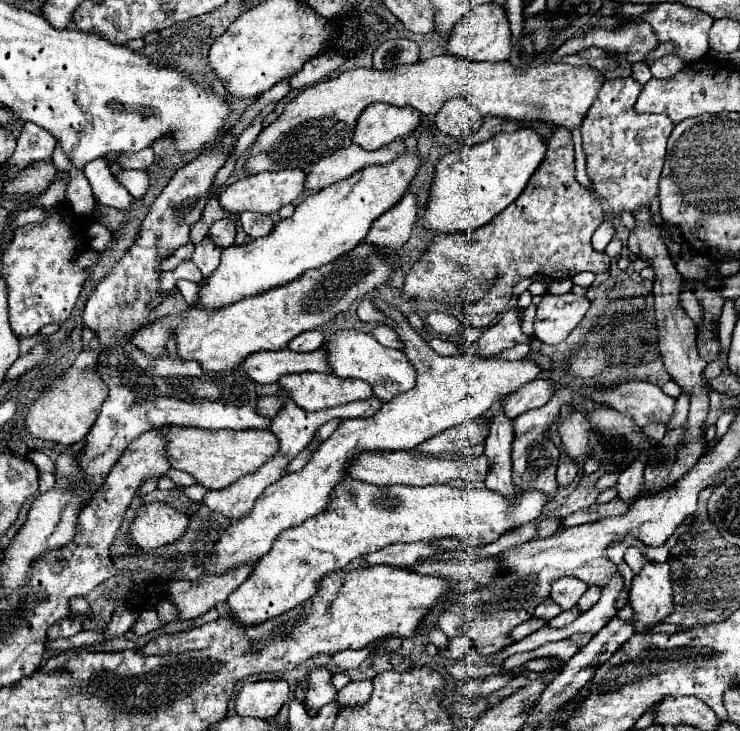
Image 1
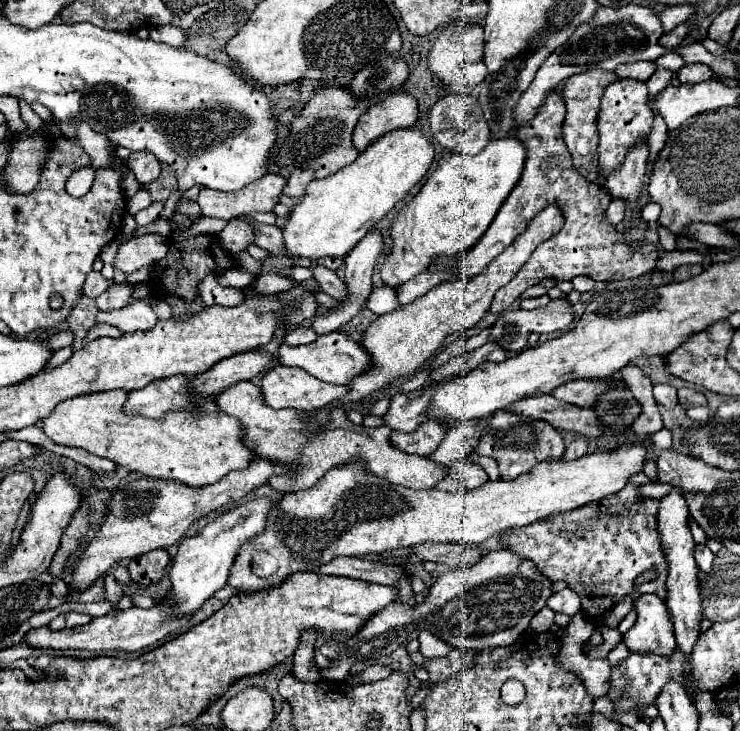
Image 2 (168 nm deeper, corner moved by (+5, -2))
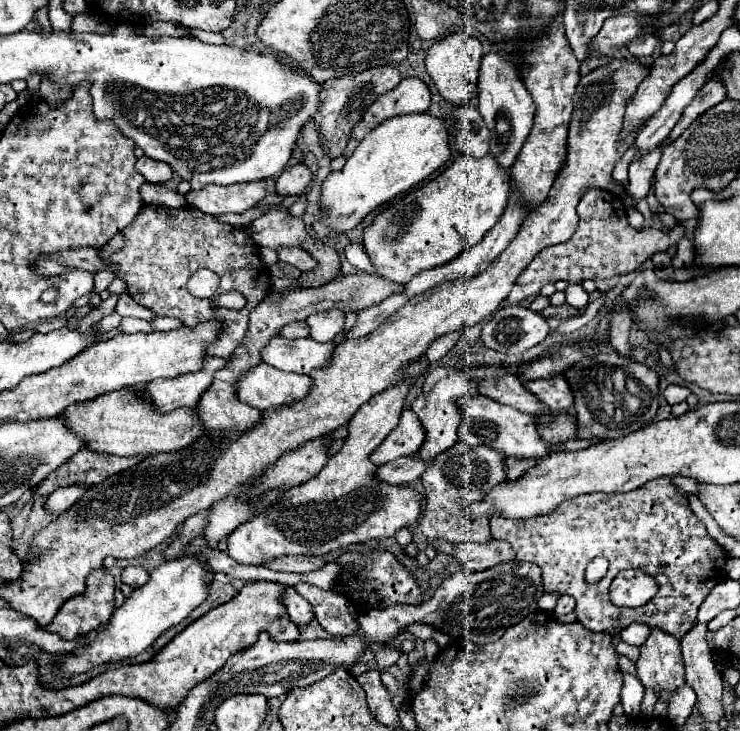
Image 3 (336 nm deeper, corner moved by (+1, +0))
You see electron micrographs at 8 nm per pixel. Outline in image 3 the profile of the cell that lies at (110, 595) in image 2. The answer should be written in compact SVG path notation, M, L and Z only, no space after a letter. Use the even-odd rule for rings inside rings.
M128 566L122 570L122 582L132 588L144 586L146 580L148 580L148 572L144 566Z

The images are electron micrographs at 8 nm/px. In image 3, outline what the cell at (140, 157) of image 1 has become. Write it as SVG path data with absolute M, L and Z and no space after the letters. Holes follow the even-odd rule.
M148 156L138 158L136 170L138 170L148 182L152 182L152 184L162 184L162 182L166 182L166 180L172 178L172 168L170 168L170 164L152 160L152 158L148 158Z

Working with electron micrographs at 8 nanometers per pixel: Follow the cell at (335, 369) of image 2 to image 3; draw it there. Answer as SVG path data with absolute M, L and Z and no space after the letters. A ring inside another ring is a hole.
M272 336L266 348L262 348L262 362L282 370L308 374L310 370L324 368L332 360L334 342L320 344L312 338L286 340L282 336Z

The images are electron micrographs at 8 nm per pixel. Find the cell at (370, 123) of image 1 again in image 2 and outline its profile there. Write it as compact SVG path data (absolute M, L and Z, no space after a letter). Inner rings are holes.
M394 92L360 116L352 134L352 142L358 152L364 152L372 142L382 138L384 134L402 128L412 128L416 120L416 100L406 92Z

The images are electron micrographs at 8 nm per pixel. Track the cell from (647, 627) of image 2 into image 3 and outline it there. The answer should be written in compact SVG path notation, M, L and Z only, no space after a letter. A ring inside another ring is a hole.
M654 628L646 644L640 646L640 660L636 662L636 668L642 684L652 690L662 686L664 690L660 696L668 700L668 692L686 682L680 640Z

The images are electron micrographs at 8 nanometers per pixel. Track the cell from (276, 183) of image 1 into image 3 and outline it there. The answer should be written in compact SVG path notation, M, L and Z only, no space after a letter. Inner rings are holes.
M258 180L246 184L230 186L204 186L200 190L190 190L186 202L204 214L242 214L248 208L254 208L264 196L274 194L274 180Z

